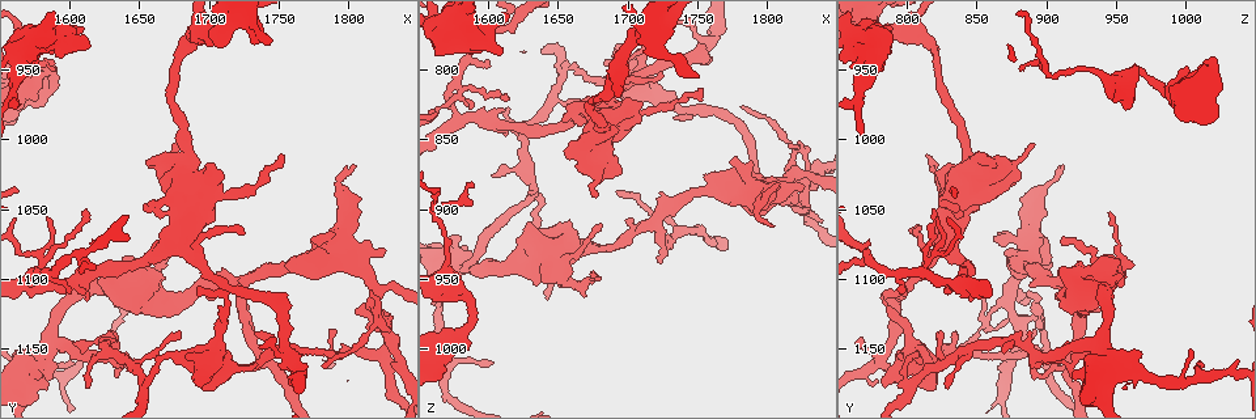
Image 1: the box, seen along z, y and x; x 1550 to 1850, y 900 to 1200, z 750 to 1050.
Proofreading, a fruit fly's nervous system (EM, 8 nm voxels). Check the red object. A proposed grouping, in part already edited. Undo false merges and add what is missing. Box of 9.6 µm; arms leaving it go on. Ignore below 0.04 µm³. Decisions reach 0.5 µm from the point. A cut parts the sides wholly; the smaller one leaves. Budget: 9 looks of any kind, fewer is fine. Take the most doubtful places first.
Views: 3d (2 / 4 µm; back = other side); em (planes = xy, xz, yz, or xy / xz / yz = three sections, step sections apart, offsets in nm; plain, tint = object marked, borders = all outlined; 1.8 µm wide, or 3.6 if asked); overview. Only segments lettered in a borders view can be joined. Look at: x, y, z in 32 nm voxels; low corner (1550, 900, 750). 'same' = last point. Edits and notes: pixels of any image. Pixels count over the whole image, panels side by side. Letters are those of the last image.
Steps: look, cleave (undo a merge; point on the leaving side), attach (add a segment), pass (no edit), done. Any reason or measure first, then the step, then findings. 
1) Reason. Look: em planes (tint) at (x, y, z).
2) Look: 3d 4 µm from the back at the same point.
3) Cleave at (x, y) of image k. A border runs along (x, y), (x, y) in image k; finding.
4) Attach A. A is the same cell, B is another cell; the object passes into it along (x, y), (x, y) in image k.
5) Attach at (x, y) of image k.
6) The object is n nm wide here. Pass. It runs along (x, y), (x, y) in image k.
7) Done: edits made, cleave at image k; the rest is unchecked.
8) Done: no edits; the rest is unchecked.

Three-way junction. Look: em planes (plain) at (1654, 1172, 806).

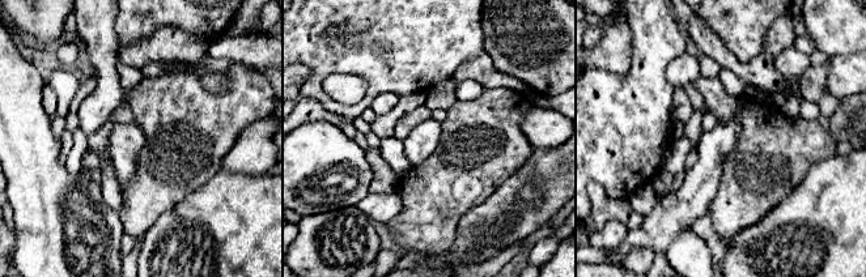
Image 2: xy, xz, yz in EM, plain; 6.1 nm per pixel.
Look: em planes (borders) at the same point.

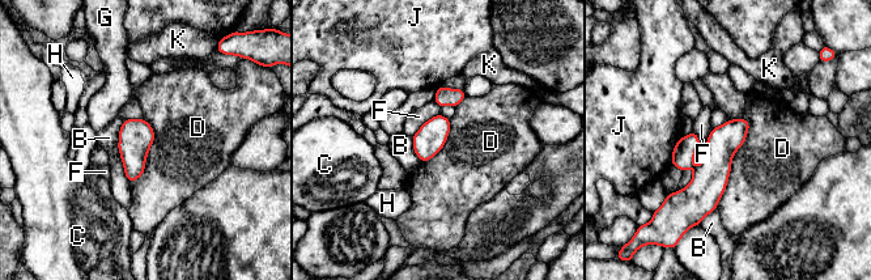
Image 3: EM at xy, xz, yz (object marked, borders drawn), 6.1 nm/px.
The object is 180 nm wide here. Pass. B, C, D, F, G, H, J and K are other cells; a border runs along (746, 118), (747, 136), (716, 208) in image 3; one cell here.

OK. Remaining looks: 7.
Thin neck. Look: em xy step 4 (tint) at (1590, 954, 970).

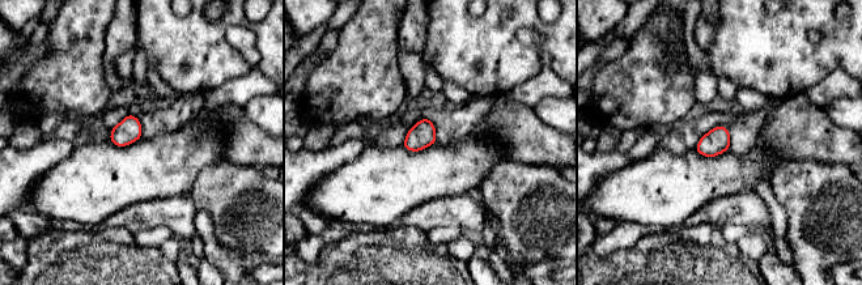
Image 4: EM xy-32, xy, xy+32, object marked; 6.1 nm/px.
See the neighbours. Look: em xy step 4 (borders) at the same point.

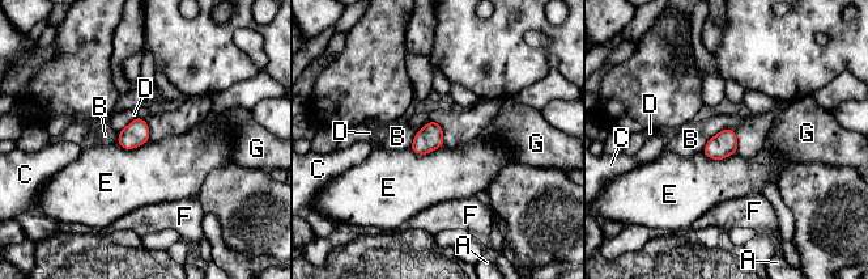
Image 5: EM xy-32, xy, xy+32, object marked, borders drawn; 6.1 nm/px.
Pass. A, B, C, D, E, F and G are other cells; continuous, no second cell.

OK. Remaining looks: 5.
Thick end. Look: em 3.6 µm planes (borders) at (1608, 922, 790).

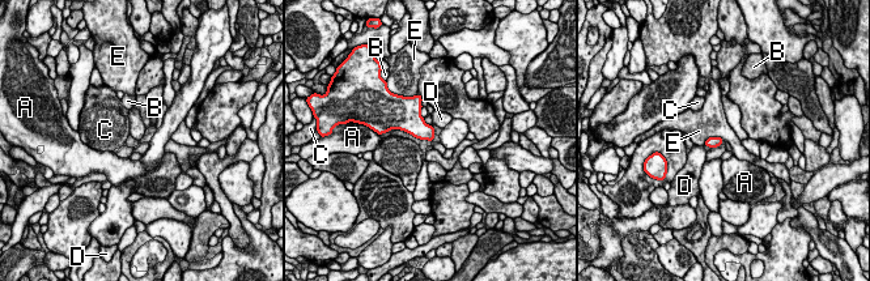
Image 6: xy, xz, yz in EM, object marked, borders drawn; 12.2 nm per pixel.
The longest contact is with E, 260 nm. Pass. A, B, C, D and E are other cells; a border runs along (724, 140), (709, 137), (704, 145) in image 6; no lettered segment goes on from it.

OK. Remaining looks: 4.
Abrupt turn. Look: 3d 2 µm at (1826, 1130, 882).

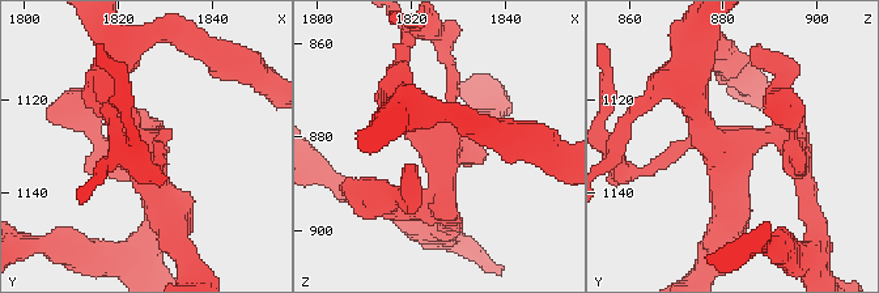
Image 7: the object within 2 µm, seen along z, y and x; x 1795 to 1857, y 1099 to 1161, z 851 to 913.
Look: em planes (plain) at (1825, 1130, 881).

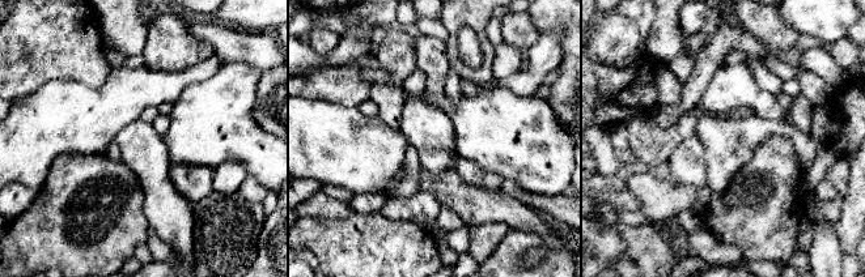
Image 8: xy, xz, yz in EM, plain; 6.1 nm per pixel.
See the neighbours. Look: em planes (borders) at the same point.

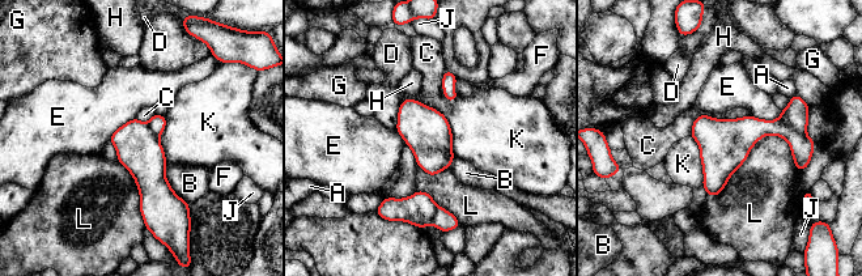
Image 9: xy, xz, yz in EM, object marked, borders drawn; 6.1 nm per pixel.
Pass. A, B, C, D, E, F, G, H, J, K and L are other cells; a border runs along (750, 114), (700, 114), (689, 135) in image 9; one cell here.

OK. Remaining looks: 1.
Done: no edits; the rest is unchecked.

